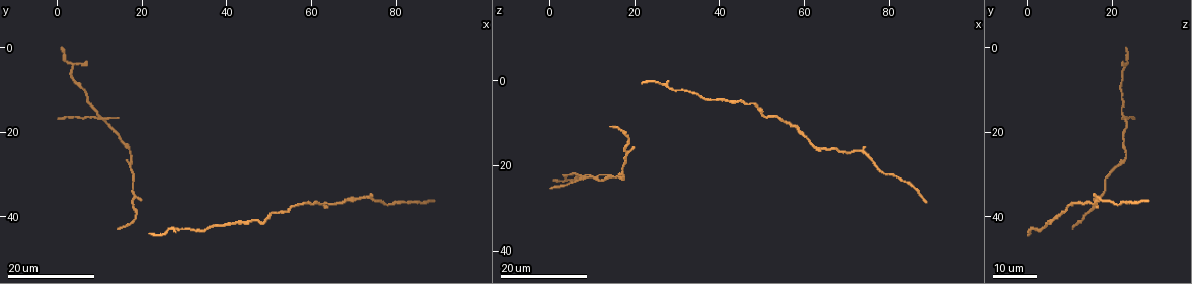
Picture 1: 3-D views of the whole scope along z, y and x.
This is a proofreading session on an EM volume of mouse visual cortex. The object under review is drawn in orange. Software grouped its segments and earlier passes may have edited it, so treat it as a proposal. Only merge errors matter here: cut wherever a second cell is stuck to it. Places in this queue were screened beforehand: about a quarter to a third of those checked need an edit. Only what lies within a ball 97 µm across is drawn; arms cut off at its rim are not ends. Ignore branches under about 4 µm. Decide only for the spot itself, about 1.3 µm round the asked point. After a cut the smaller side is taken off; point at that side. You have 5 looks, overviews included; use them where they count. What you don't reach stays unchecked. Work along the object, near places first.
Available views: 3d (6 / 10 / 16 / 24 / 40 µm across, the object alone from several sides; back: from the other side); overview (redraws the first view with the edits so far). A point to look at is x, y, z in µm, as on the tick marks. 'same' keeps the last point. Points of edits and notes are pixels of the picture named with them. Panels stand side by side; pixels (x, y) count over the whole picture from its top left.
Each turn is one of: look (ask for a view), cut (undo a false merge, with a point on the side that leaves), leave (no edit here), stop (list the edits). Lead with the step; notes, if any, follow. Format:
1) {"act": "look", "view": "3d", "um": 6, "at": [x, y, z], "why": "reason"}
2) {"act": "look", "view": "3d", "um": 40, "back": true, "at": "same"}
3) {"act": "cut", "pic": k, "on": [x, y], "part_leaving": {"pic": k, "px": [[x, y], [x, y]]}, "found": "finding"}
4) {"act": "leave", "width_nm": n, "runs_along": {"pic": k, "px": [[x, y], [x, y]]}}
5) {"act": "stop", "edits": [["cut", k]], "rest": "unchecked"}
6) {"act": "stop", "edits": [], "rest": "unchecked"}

{"act": "look", "view": "3d", "um": 24, "at": [10.0, 16.5, 22.5]}

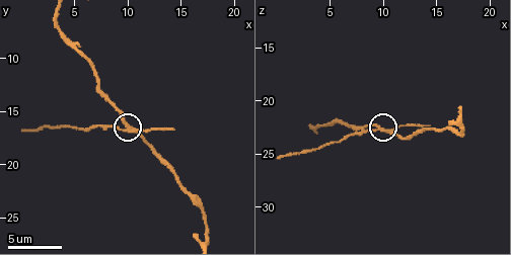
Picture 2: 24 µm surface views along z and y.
{"act": "look", "view": "3d", "um": 6, "at": [10.0, 16.2, 22.8]}

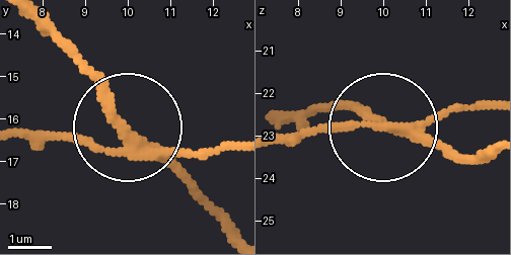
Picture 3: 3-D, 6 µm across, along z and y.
{"act": "cut", "pic": 3, "on": [206, 154], "arms": 3, "part_leaving": {"pic": 3, "px": [[139, 157], [23, 135]]}, "found": "two cells meet here"}

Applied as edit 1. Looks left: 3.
{"act": "look", "view": "overview"}

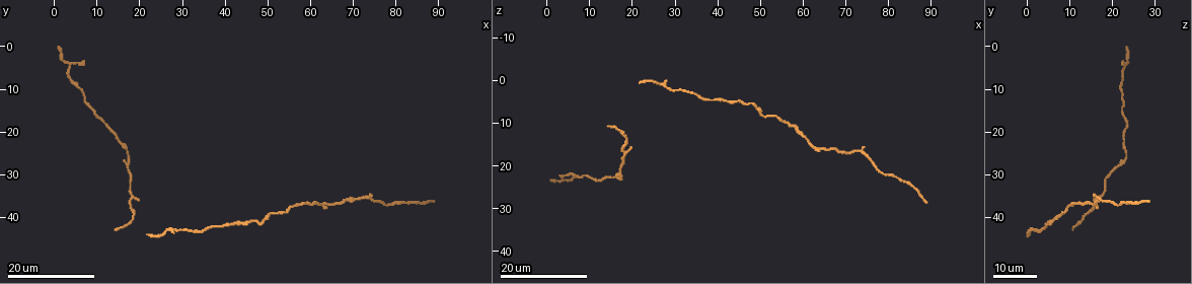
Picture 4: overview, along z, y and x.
{"act": "look", "view": "3d", "um": 16, "at": [17.5, 31.0, 18.0], "why": "calibre changes"}

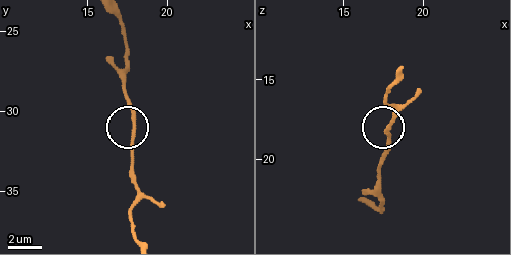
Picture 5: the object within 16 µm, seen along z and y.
{"act": "look", "view": "3d", "um": 10, "at": "same"}

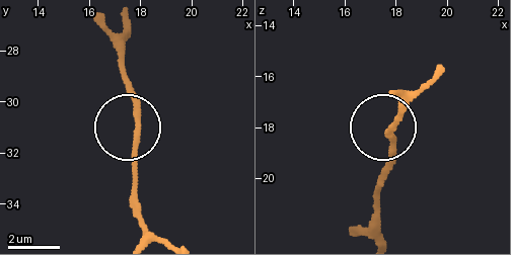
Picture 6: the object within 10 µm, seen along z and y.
{"act": "leave", "width_nm": 190, "found": "all the same cell"}

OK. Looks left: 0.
{"act": "stop", "edits": [["cut", 3]], "rest": "unchecked"}

